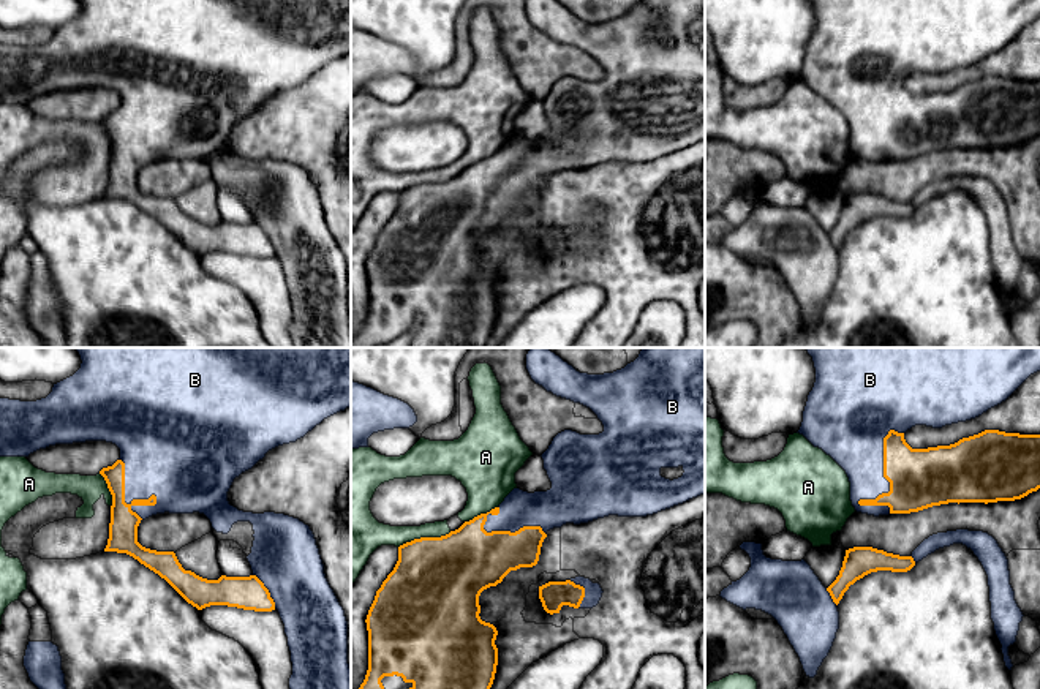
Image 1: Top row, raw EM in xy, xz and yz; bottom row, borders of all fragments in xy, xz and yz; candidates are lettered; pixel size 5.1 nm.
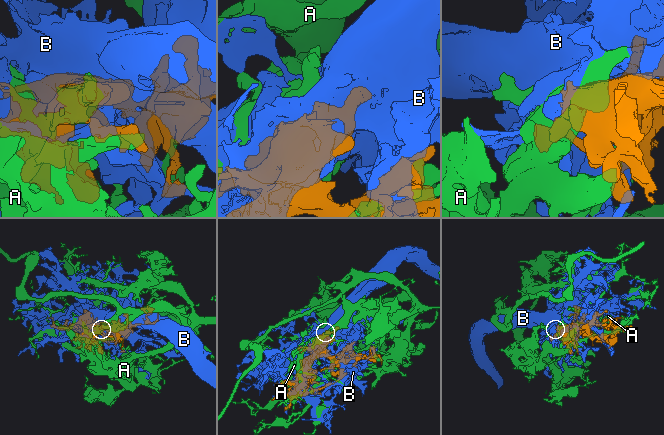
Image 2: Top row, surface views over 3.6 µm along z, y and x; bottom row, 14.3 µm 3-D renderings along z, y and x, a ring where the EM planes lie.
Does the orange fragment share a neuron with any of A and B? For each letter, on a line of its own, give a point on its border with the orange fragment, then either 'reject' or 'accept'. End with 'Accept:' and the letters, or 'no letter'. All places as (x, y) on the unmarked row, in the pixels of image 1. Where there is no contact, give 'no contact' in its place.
A: contact xz (424, 184); reject
B: contact yz (884, 117); accept
Accept: B

